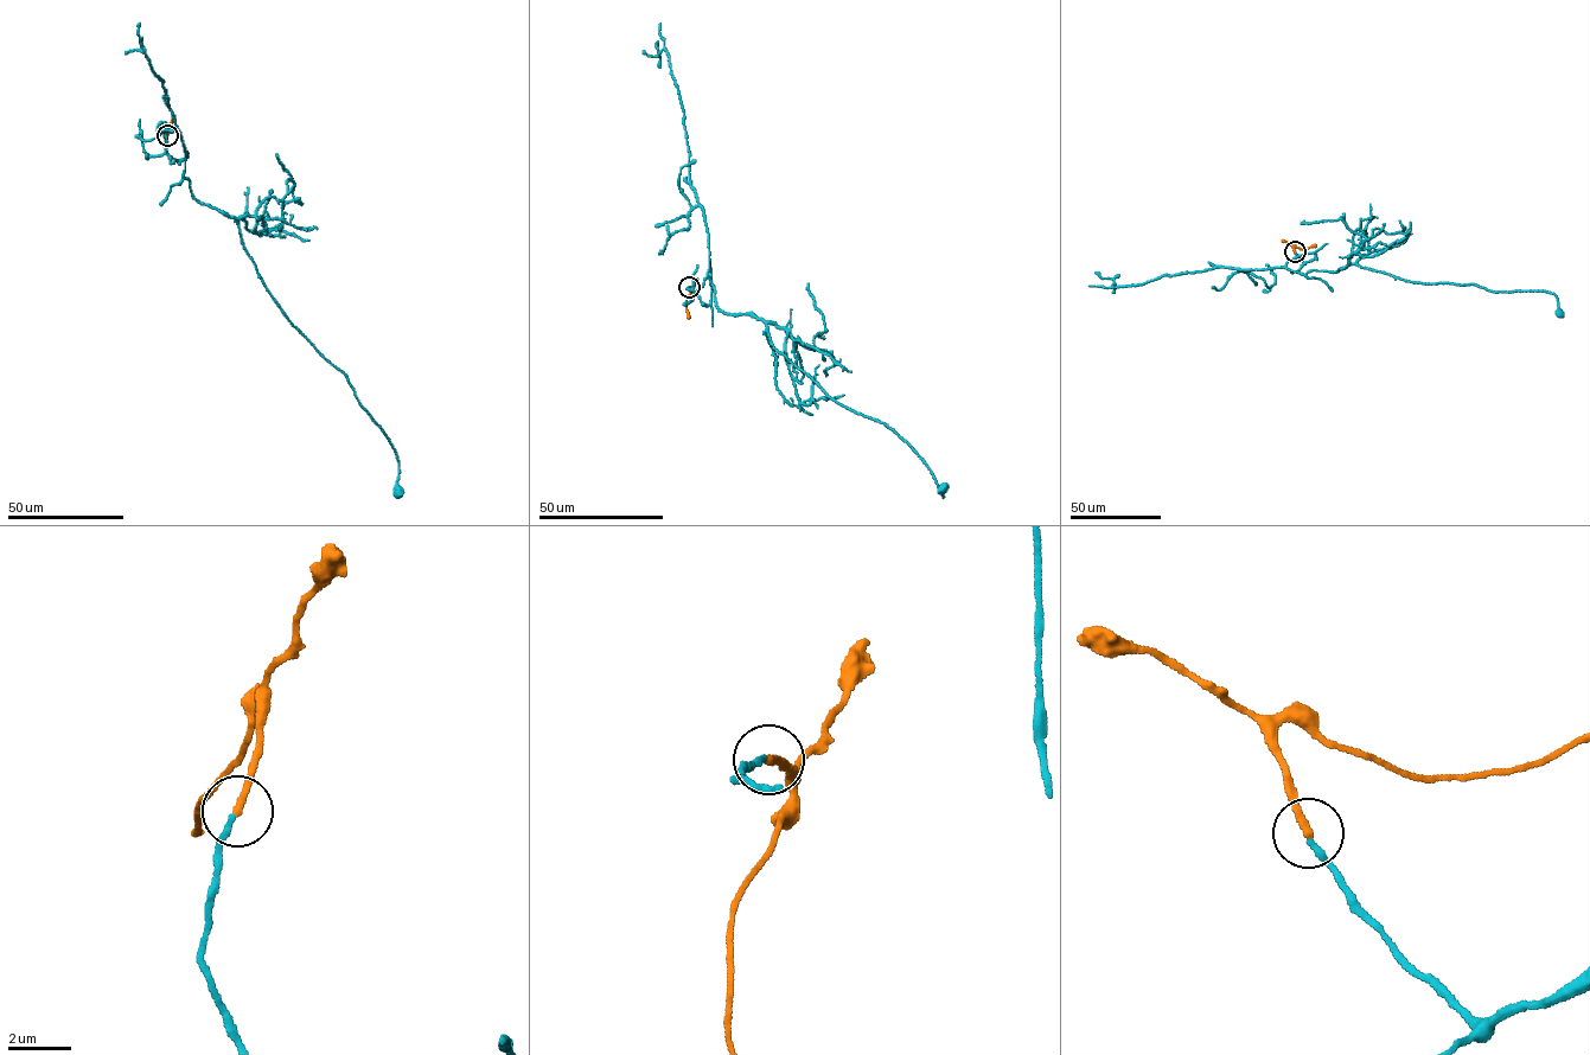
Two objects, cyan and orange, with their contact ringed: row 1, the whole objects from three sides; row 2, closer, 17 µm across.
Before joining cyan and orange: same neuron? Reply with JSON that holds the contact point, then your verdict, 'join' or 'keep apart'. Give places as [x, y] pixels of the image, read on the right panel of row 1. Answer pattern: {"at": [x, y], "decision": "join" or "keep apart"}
{"at": [1295, 251], "decision": "join"}

